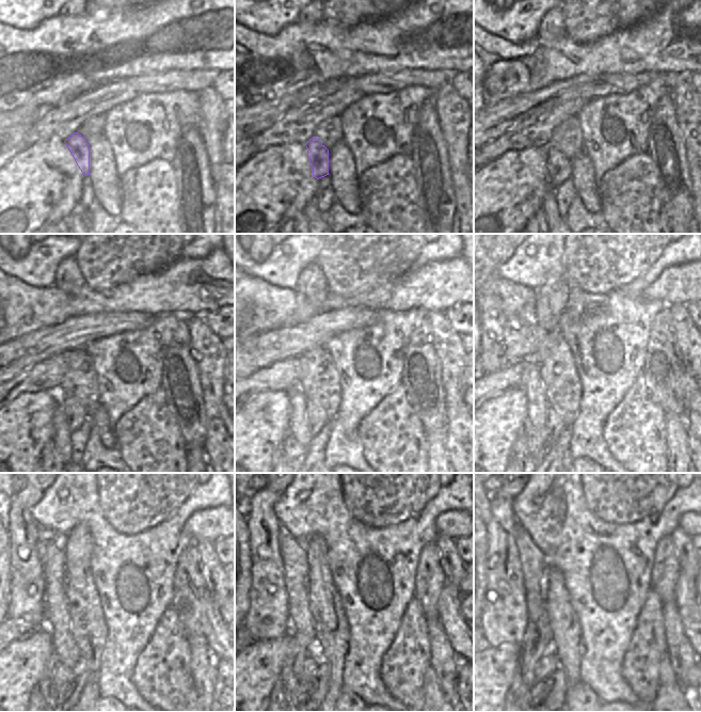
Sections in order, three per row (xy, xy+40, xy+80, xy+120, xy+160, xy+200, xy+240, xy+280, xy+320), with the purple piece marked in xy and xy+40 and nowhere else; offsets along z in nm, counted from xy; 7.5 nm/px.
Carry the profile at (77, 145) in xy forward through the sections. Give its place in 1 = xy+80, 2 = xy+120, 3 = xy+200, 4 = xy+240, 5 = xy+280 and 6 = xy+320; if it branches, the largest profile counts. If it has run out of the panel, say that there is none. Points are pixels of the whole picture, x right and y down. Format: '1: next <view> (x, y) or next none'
1: next xy+80 (559, 169)
2: next xy+120 (76, 414)
3: next xy+200 (555, 422)
4: next xy+240 (76, 684)
5: next xy+280 (317, 686)
6: next xy+320 (555, 686)

